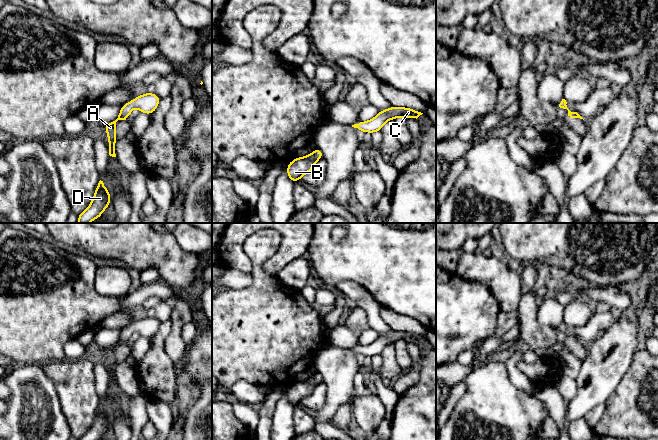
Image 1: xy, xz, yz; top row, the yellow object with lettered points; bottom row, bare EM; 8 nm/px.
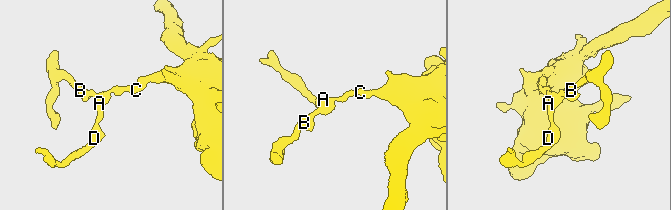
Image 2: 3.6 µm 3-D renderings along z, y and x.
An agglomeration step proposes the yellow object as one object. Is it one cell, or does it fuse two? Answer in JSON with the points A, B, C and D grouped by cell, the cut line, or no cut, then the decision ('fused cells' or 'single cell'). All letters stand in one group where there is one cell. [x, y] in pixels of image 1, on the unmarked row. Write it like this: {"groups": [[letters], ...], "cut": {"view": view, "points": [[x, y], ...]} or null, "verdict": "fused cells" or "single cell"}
{"groups": [["A", "B", "C", "D"]], "cut": null, "verdict": "single cell"}

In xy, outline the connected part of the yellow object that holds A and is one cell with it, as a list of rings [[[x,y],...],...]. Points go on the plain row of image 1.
[[[148,316],[146,318],[138,320],[132,325],[126,328],[123,328],[120,334],[120,337],[118,339],[118,342],[115,345],[105,348],[105,354],[109,364],[108,373],[109,373],[110,380],[116,381],[116,378],[115,378],[115,367],[117,364],[116,346],[118,344],[128,343],[134,331],[138,332],[141,335],[141,337],[146,337],[151,339],[158,331],[160,323],[161,322],[159,320]]]

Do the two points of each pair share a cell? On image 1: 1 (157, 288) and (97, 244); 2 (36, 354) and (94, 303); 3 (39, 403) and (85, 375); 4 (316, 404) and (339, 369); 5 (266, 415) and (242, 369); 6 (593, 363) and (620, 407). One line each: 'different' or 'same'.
1: different
2: same
3: different
4: different
5: different
6: different

